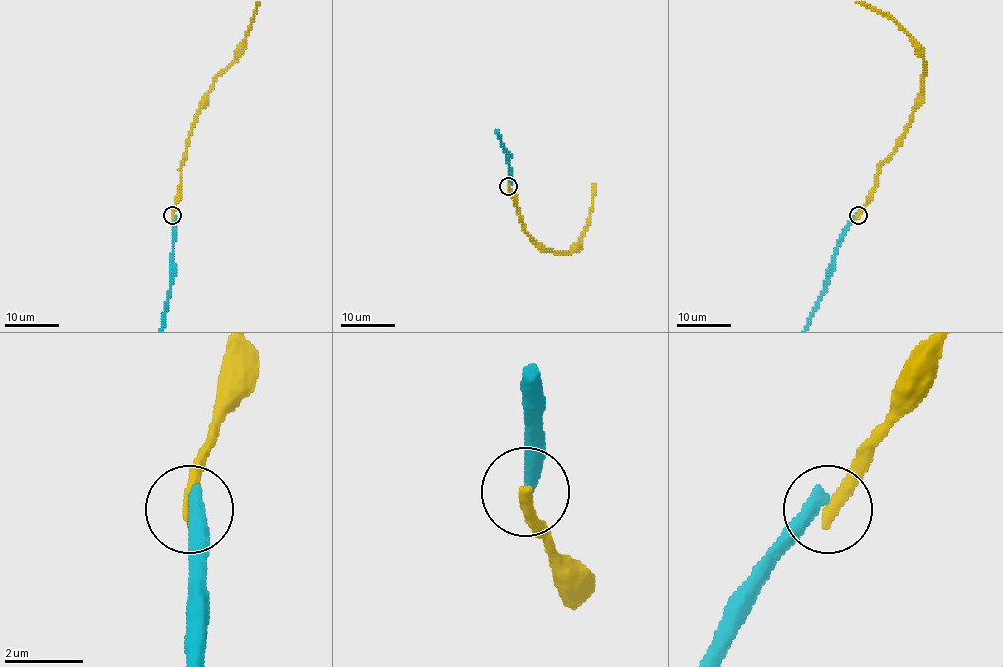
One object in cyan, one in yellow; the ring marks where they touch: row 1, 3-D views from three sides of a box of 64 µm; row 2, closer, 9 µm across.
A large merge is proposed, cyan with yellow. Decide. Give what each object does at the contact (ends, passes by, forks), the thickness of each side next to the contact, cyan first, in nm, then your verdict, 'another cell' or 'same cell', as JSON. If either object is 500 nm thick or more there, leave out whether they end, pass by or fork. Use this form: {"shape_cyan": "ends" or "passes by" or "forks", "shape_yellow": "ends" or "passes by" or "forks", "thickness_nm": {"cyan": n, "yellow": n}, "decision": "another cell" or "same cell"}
{"shape_cyan": "ends", "shape_yellow": "ends", "thickness_nm": {"cyan": 400, "yellow": 360}, "decision": "another cell"}

